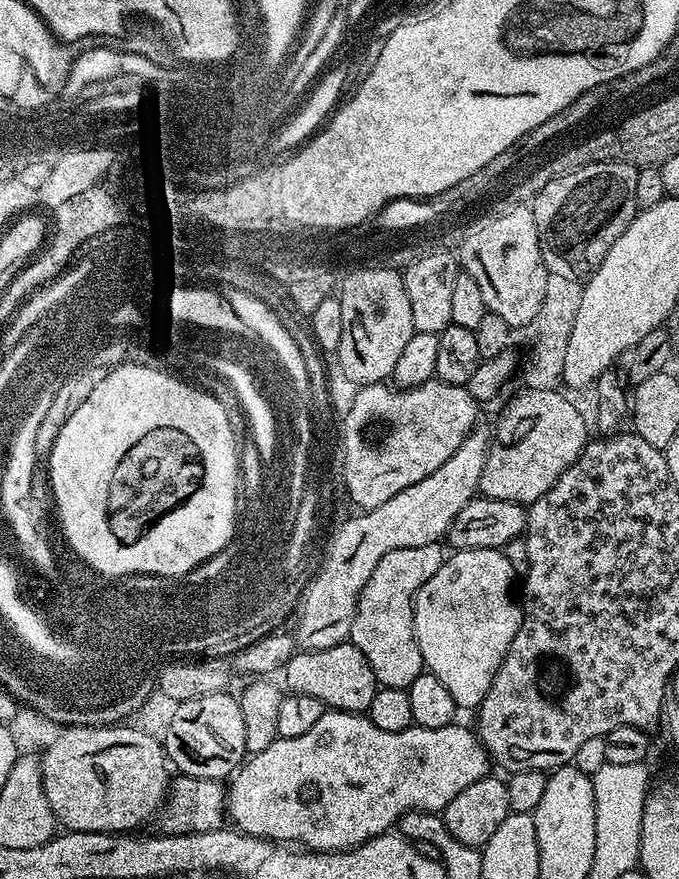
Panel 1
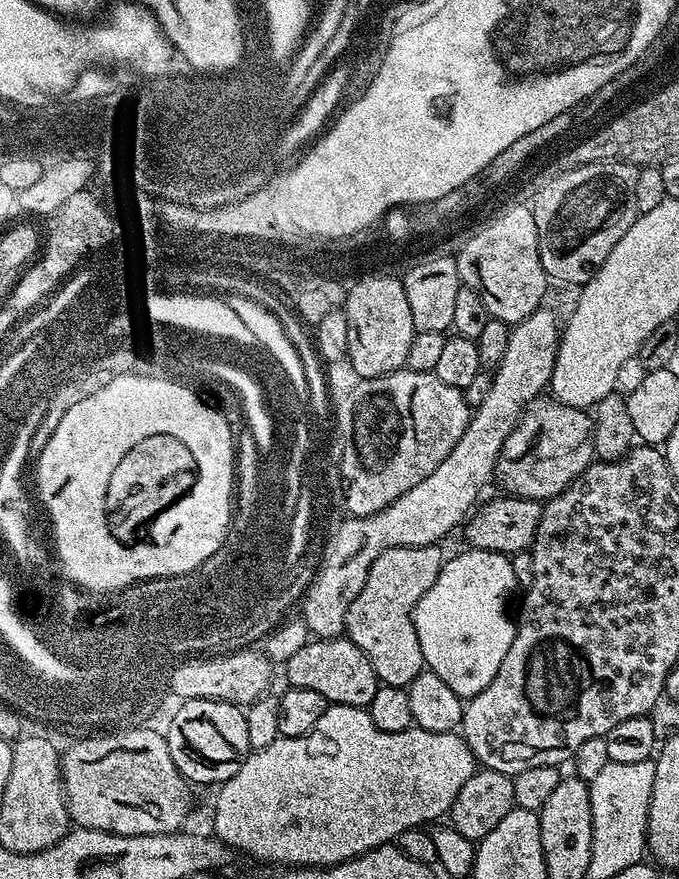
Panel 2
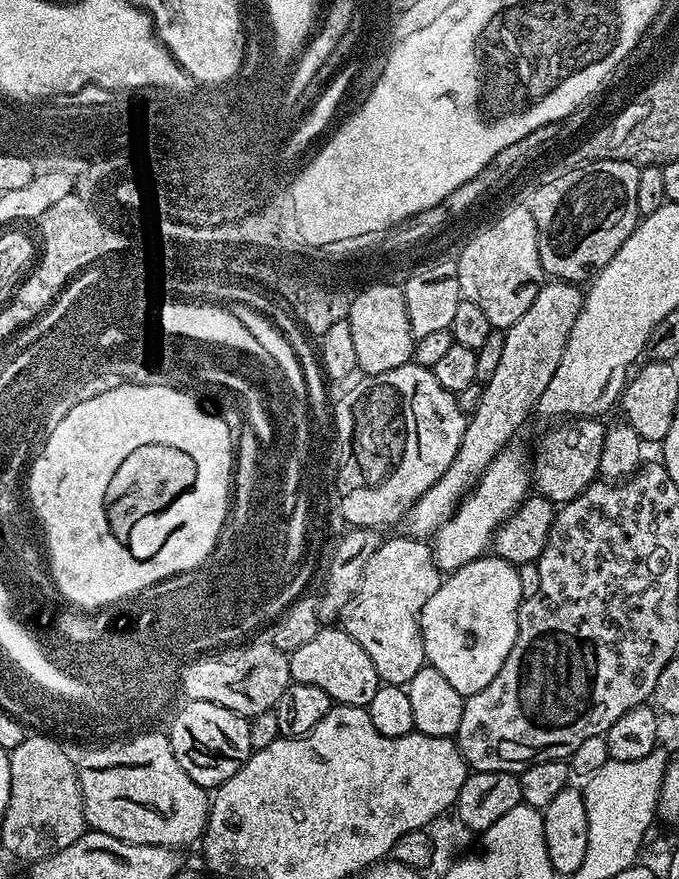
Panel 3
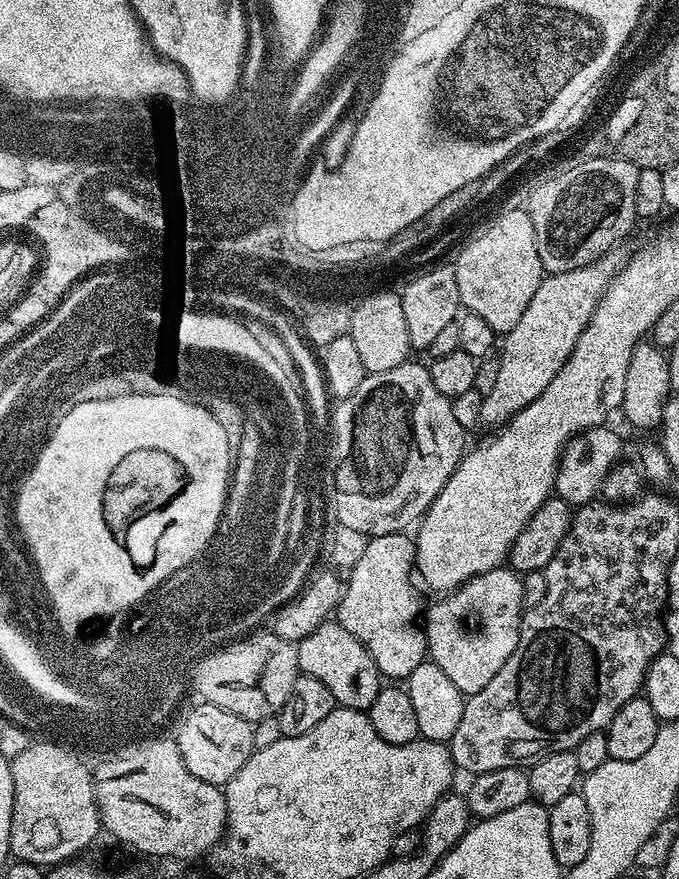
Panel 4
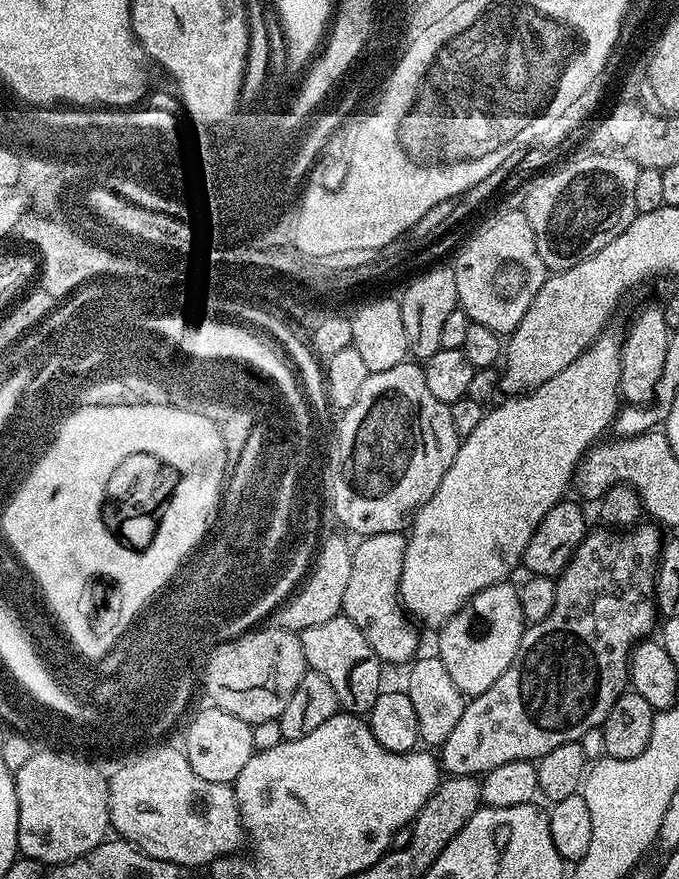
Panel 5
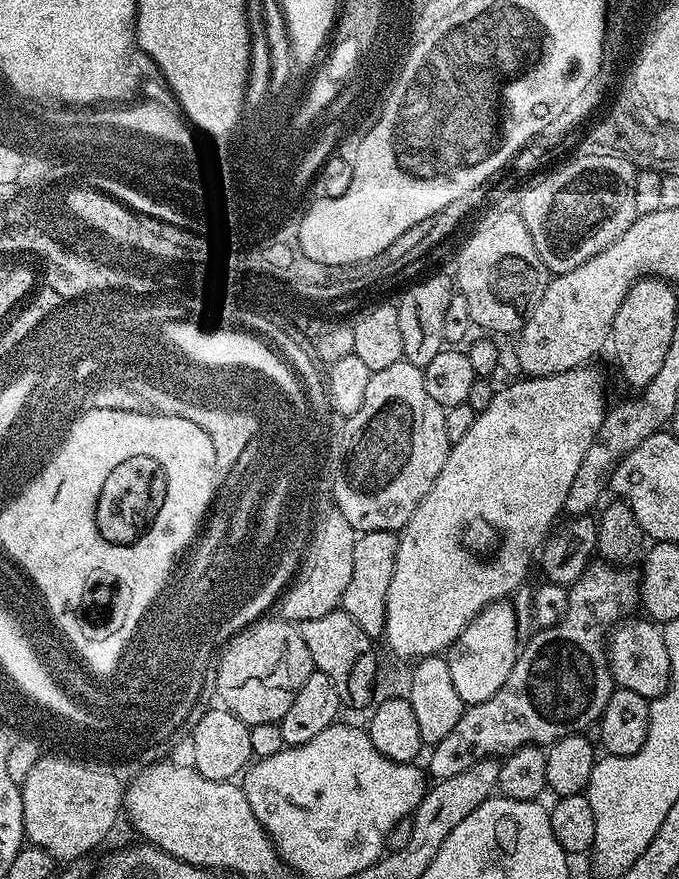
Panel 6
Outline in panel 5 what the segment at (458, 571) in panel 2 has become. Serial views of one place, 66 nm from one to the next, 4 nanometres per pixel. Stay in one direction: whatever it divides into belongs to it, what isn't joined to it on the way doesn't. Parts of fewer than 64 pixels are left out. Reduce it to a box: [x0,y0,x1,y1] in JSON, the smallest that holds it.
[435,582,525,698]

